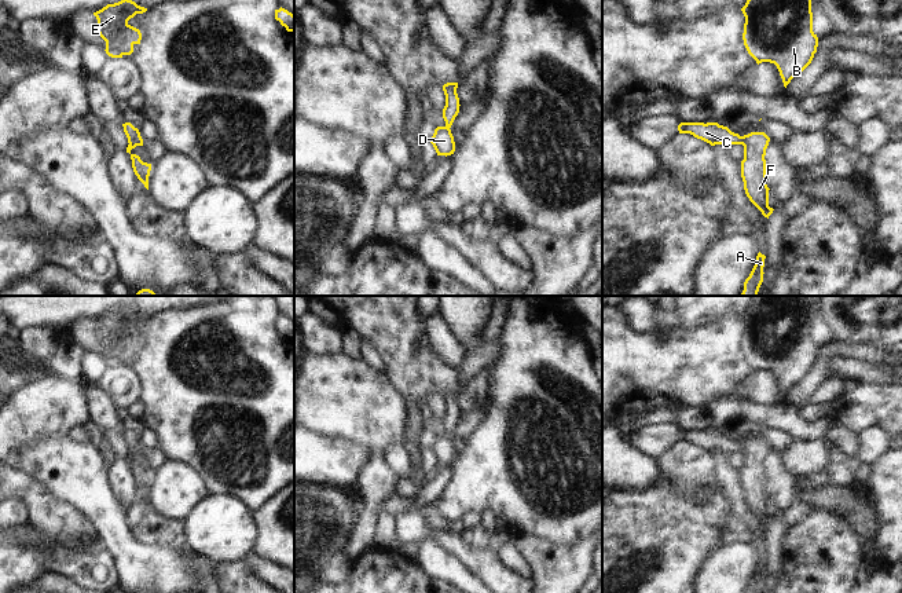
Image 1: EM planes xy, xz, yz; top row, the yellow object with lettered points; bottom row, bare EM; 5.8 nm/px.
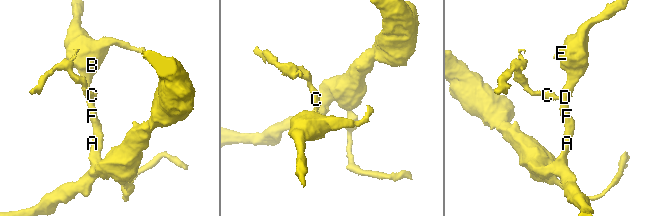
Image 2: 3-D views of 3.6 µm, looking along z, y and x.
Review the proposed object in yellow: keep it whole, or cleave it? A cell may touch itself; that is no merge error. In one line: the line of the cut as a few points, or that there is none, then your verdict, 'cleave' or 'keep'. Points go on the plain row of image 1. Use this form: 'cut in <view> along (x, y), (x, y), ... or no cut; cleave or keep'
cut in yz along (743, 445), (740, 451); cleave

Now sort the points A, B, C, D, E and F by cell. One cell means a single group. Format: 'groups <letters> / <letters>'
groups A B D E F / C

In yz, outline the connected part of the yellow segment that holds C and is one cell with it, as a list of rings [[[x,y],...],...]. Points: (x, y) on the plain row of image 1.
[[[681,431],[678,433],[679,442],[690,442],[697,447],[701,447],[711,454],[715,453],[741,453],[742,444],[732,440],[727,435],[718,431]]]

